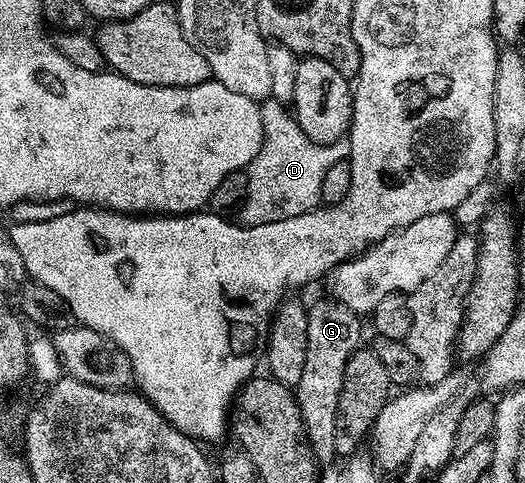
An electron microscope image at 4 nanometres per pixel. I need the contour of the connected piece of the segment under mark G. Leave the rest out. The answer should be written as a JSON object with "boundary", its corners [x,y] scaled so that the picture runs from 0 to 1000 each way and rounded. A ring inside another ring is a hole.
{"boundary":[[[621,617],[585,638],[589,718],[581,731],[581,768],[573,791],[558,797],[566,841],[581,874],[581,899],[602,954],[640,950],[642,841],[650,832],[650,799],[657,791],[657,758],[686,718],[691,687],[684,681],[686,648],[665,642],[646,621]]]}

